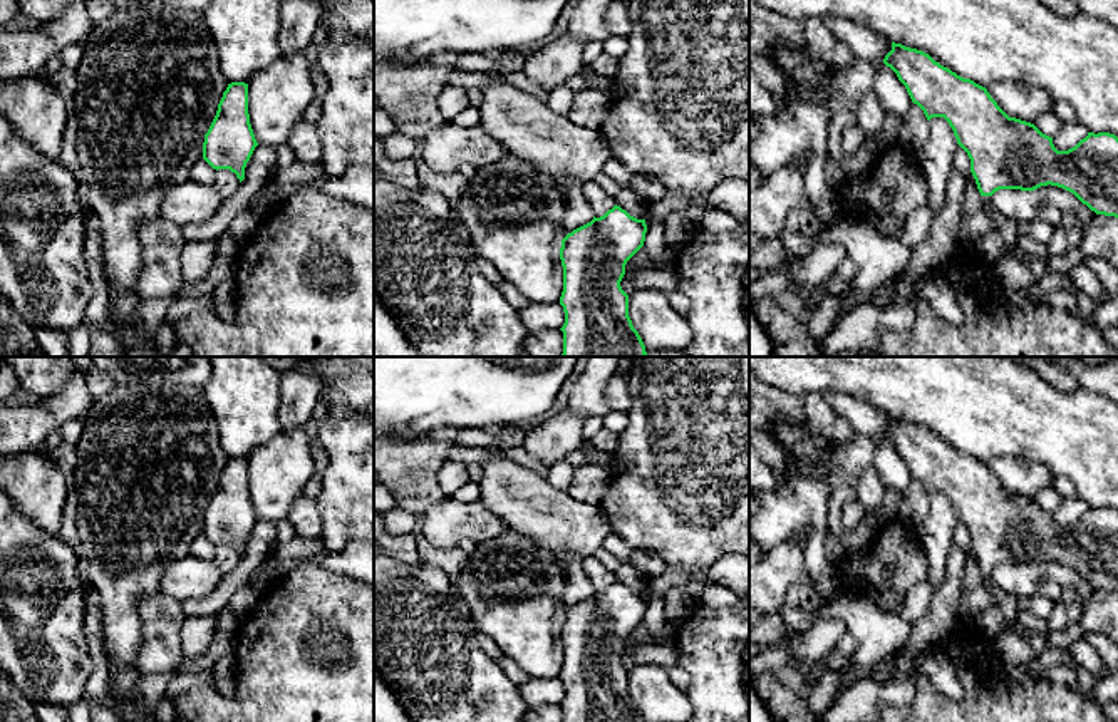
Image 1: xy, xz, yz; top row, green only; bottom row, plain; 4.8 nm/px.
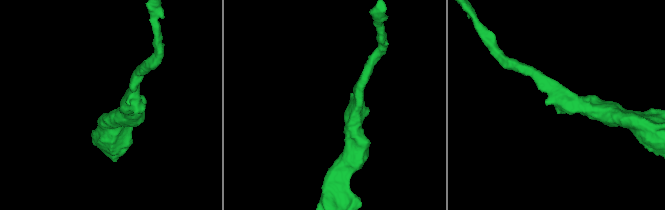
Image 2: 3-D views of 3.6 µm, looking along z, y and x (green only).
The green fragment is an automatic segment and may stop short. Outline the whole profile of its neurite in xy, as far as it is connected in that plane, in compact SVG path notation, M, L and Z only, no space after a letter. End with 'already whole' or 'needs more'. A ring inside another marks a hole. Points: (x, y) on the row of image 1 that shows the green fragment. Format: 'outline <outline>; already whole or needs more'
outline M231 82L204 134L203 159L216 171L230 169L241 183L246 162L256 146L248 114L248 84Z; already whole

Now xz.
outline M613 206L603 216L573 229L562 240L563 291L560 305L565 312L562 357L645 357L645 345L629 317L629 295L620 281L627 261L644 246L645 219L630 216Z; already whole

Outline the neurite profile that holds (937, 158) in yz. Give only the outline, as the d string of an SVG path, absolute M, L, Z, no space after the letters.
M932 117L929 121L929 139L919 161L929 183L929 203L925 208L935 216L945 203L947 181L954 171L957 147L959 144L949 122L944 117Z

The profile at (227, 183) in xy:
M218 169L213 188L221 193L223 198L233 194L240 186L240 179L230 169Z

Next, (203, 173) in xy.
M199 159L191 169L191 181L213 186L216 179L216 169L213 169L204 159Z

